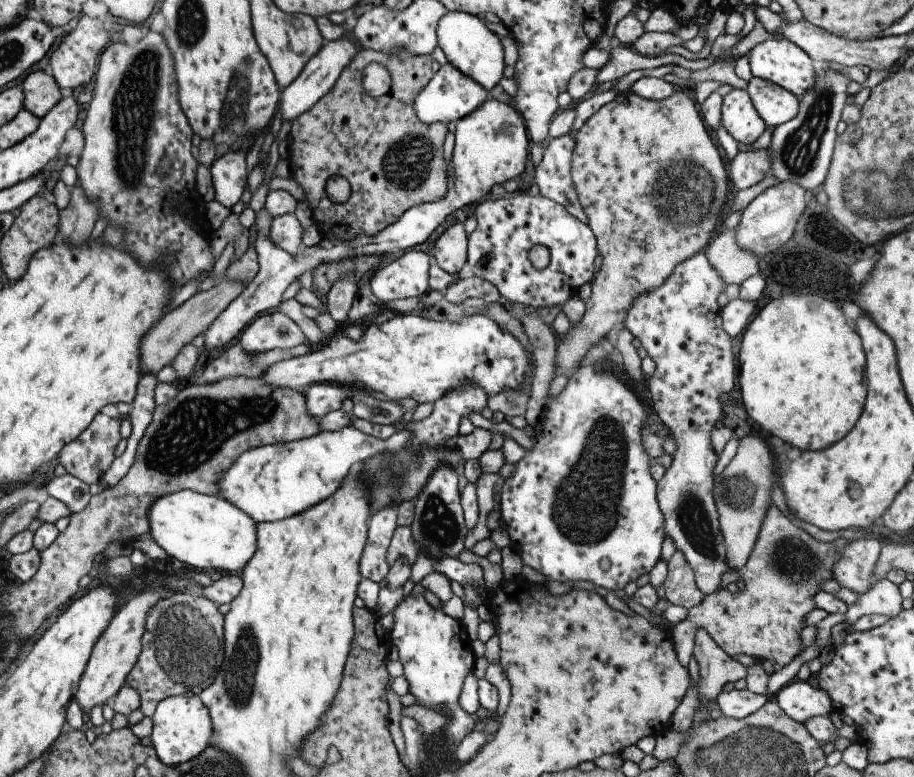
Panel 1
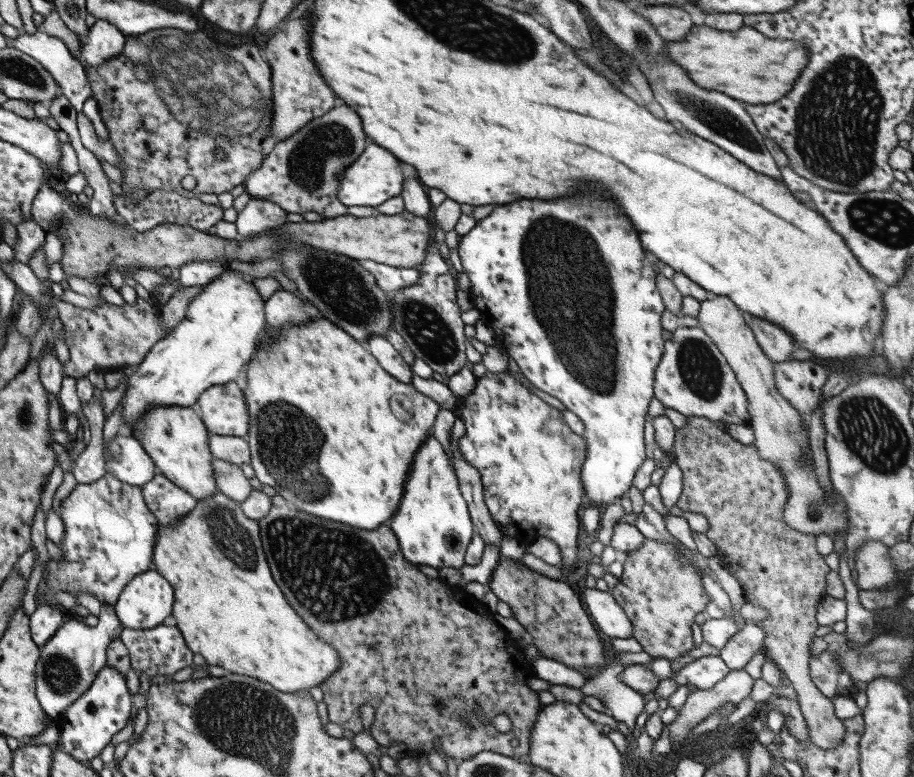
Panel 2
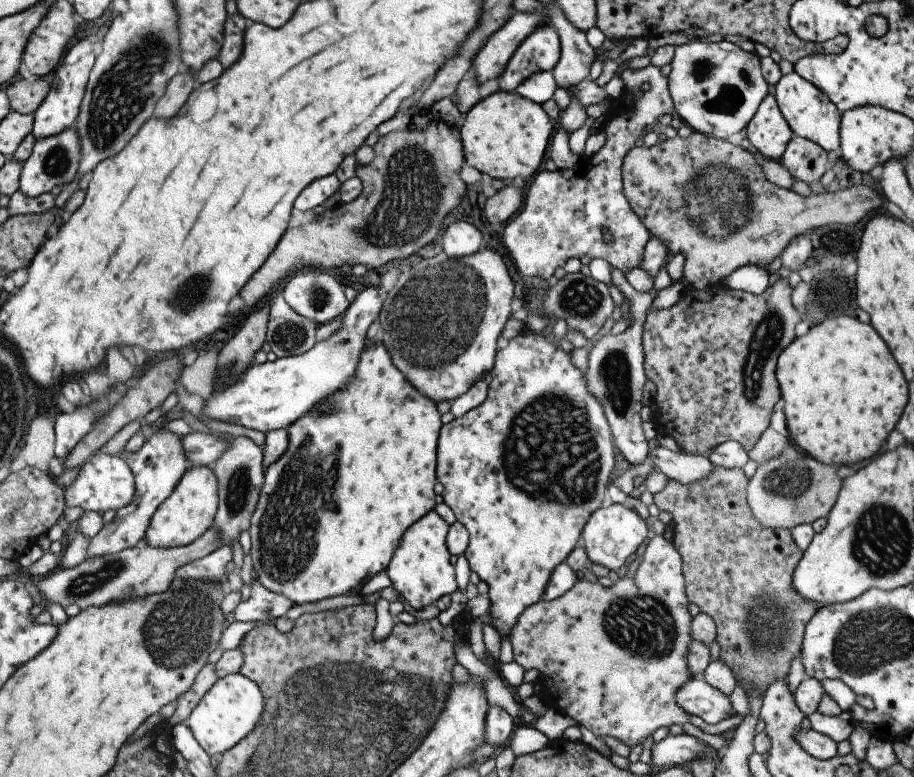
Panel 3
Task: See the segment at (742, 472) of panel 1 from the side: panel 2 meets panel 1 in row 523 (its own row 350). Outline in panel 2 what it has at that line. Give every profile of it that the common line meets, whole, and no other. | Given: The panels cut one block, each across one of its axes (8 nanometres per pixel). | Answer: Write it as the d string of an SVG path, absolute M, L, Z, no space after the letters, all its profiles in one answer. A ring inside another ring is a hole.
M713 296L711 300L701 302L697 326L711 338L711 342L723 354L723 358L731 366L731 372L735 374L737 384L745 392L749 414L745 426L749 426L753 432L751 446L757 448L761 460L771 462L779 470L785 482L787 504L781 512L781 520L795 532L807 536L817 538L819 534L825 534L831 540L845 540L849 530L853 528L847 518L849 508L843 496L831 486L831 482L829 486L821 486L809 446L809 430L805 424L807 418L779 394L775 386L775 362L769 360L759 348L751 328L745 324L743 312L739 312L737 306L733 306L727 298Z

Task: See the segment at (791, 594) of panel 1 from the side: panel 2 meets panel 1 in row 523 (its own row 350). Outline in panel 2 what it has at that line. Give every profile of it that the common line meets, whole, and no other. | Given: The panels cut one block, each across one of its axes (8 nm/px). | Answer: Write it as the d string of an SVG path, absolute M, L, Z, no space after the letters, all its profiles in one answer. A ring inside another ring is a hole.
M743 314L743 318L745 318L745 324L751 328L759 348L765 352L765 356L769 360L773 360L775 364L789 360L787 356L791 354L795 342L789 338L787 332L779 330L777 324L771 324L767 320L759 320L759 318L747 316L747 314Z

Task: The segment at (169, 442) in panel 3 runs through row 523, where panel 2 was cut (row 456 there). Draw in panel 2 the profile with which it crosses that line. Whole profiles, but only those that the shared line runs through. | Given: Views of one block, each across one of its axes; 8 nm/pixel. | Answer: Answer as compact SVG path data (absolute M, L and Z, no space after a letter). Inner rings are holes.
M117 434L107 446L109 458L105 460L105 472L117 476L125 484L143 486L151 482L157 474L157 466L153 464L151 456L141 448L139 440L133 436Z

